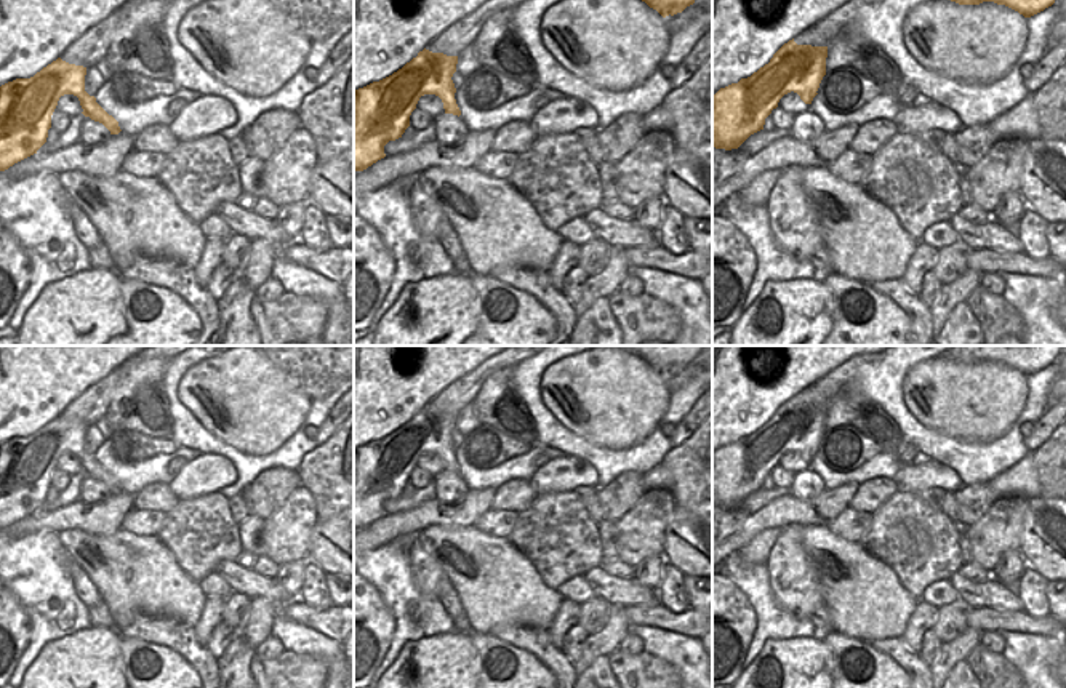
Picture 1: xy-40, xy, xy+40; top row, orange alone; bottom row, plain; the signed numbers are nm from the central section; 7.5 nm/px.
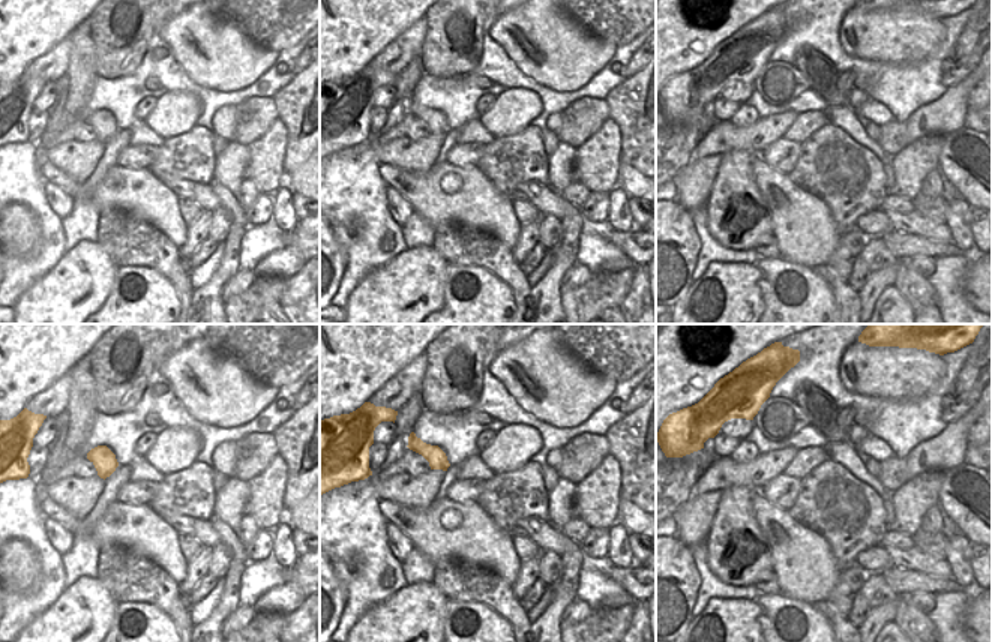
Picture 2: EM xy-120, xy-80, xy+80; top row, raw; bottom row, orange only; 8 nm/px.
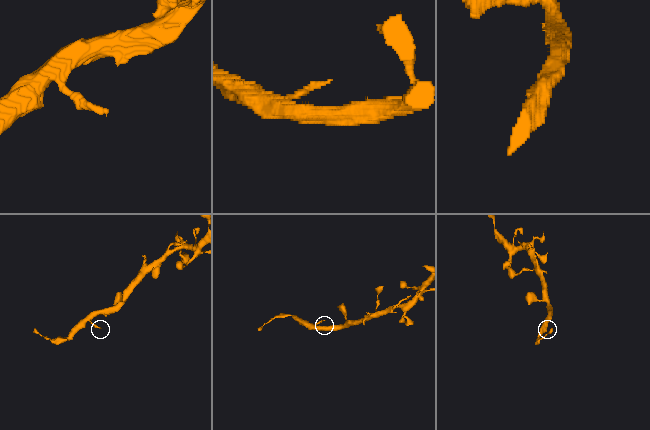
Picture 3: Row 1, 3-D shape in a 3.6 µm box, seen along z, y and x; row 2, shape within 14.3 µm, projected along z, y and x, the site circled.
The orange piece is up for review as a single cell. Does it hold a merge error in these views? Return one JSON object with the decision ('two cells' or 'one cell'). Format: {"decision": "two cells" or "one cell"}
{"decision": "one cell"}

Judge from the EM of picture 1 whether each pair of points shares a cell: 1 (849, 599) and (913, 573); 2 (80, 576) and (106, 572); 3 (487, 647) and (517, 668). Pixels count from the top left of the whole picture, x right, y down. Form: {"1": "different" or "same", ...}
{"1": "different", "2": "different", "3": "same"}

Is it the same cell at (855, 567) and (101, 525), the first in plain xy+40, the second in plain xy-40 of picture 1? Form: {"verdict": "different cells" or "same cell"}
{"verdict": "different cells"}

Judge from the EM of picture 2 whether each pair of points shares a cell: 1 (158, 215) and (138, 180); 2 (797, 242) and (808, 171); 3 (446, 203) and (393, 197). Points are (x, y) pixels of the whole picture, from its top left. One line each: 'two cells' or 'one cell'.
1: one cell
2: two cells
3: two cells

